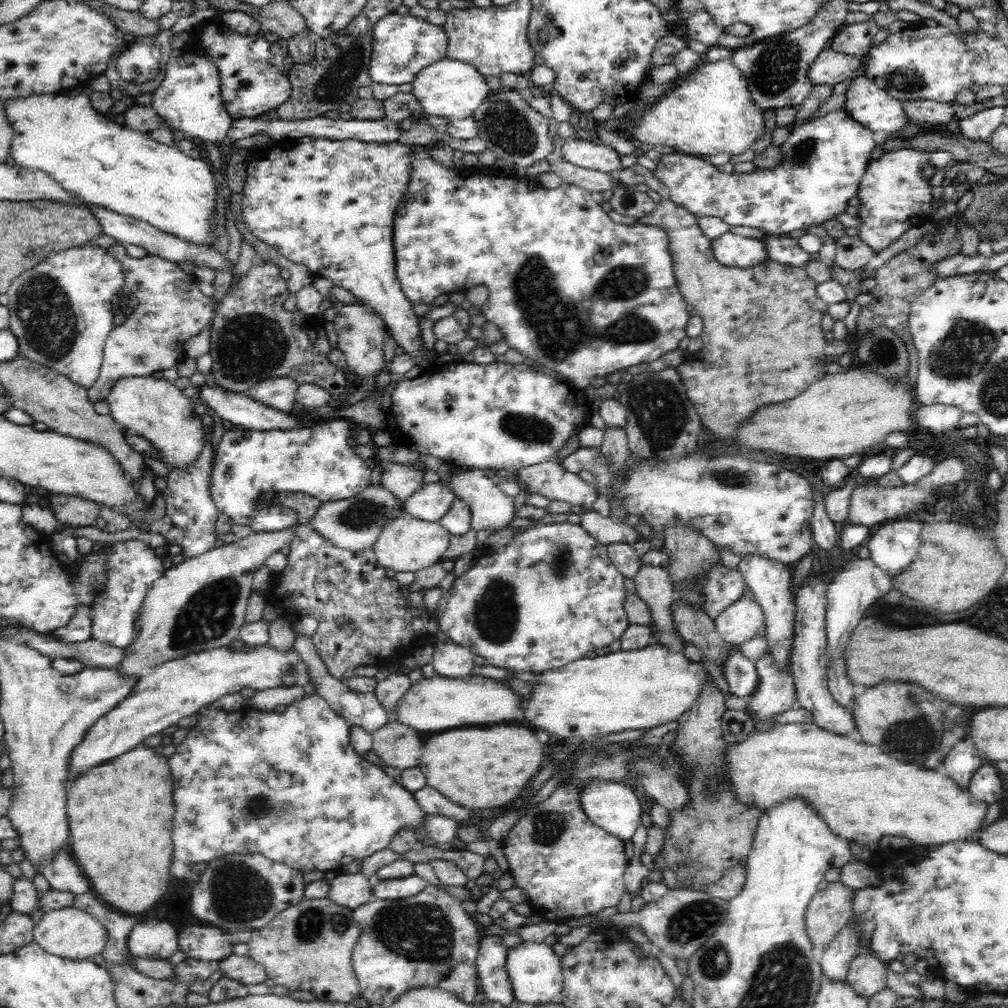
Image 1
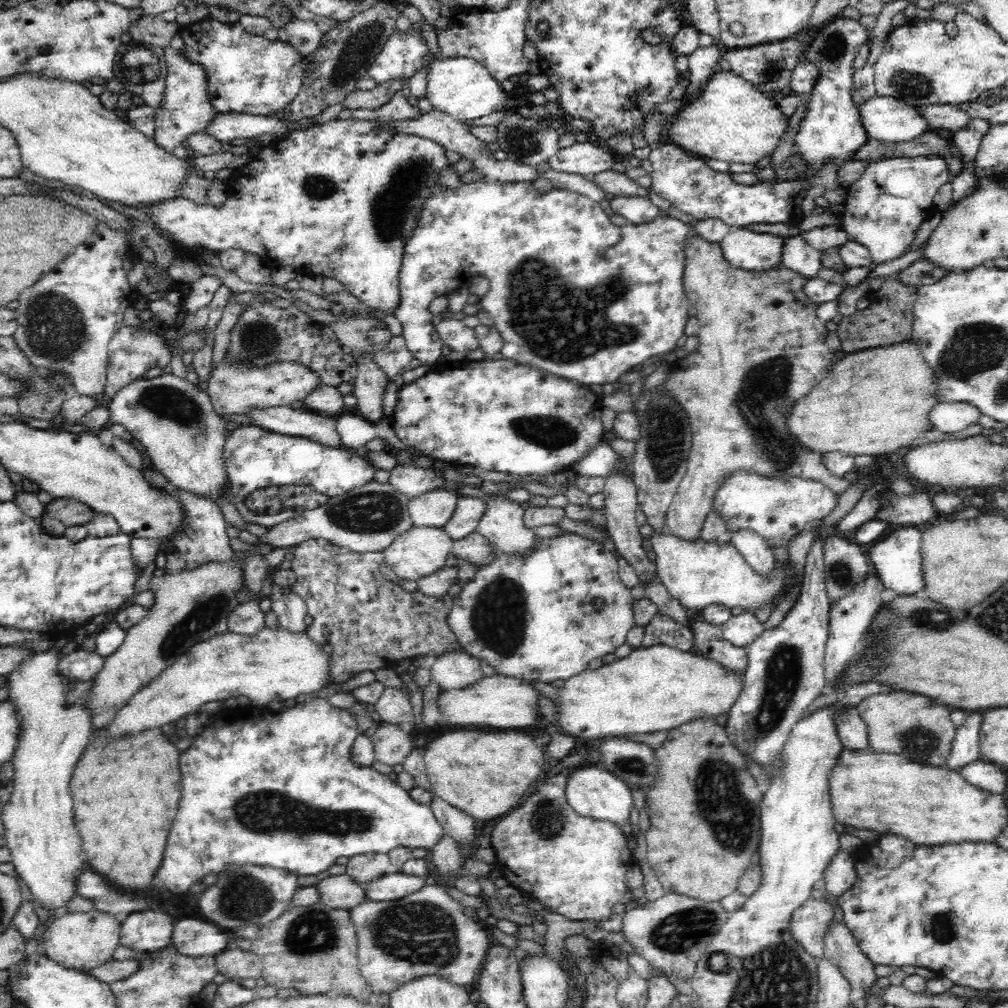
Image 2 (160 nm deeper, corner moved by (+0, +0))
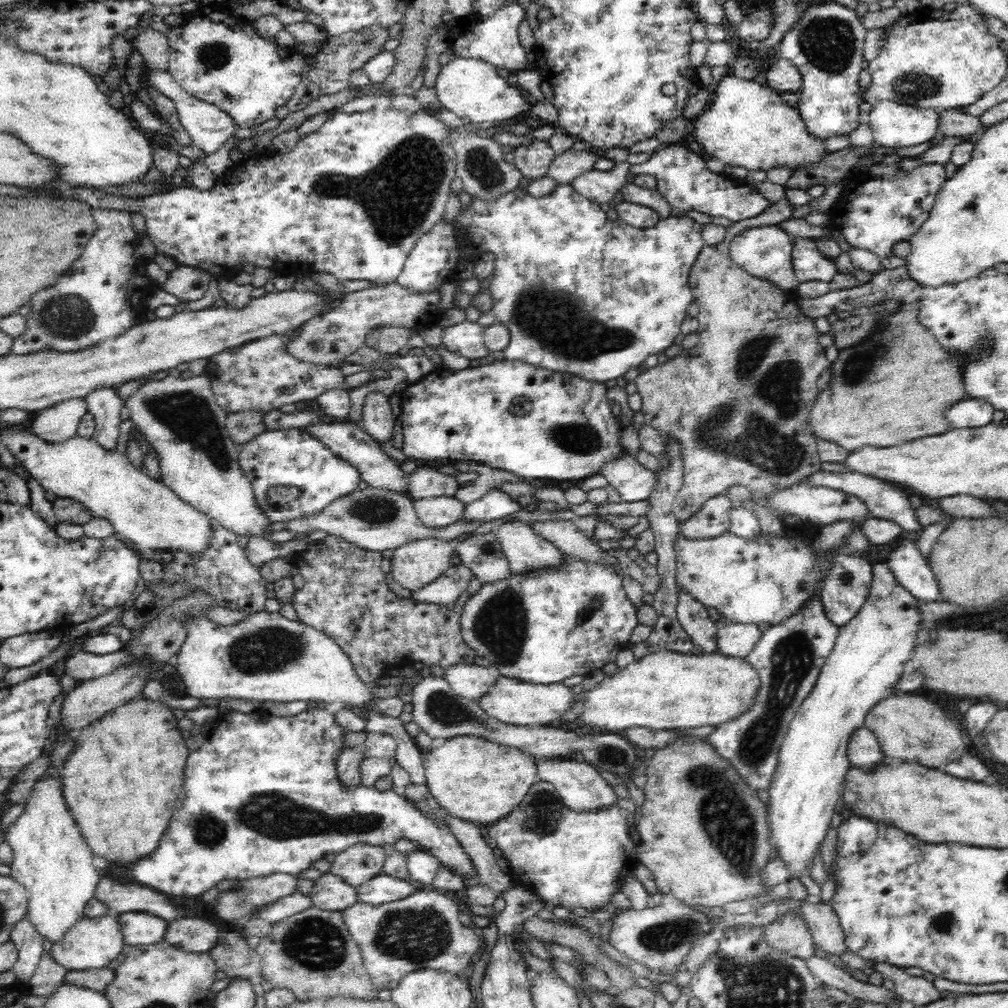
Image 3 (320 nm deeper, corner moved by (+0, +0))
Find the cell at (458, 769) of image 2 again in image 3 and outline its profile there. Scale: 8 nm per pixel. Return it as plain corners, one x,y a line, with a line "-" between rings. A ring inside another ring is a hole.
457,736
444,740
442,746
430,749
425,755
424,767
426,785
438,804
448,815
476,825
490,826
508,816
523,801
529,788
539,781
536,764
537,758
516,748
488,742
475,736

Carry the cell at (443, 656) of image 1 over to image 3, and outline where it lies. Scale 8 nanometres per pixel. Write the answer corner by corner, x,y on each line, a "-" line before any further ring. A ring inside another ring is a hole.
452,664
444,668
444,679
452,690
468,700
476,701
482,694
488,694
489,687
496,682
499,674
493,667
476,664

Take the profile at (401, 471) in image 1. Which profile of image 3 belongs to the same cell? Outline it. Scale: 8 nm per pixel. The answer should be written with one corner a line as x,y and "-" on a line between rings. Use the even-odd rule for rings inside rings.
417,468
409,476
410,495
414,500
423,498
438,498
438,496
455,496
461,486
455,477
442,474
432,468

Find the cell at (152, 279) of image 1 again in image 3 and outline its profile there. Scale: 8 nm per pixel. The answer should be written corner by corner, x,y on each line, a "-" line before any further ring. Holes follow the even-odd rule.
74,398
35,413
29,425
44,442
66,442
77,435
77,426
84,414
88,414
86,400

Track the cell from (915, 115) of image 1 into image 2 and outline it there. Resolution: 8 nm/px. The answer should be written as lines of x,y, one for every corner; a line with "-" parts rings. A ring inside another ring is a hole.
928,104
916,107
918,112
928,121
931,130
948,130
952,133
963,130
964,126
970,122
970,114
962,107
948,104

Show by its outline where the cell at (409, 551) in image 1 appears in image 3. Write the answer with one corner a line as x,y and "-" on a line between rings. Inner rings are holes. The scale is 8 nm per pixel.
418,538
398,546
391,555
393,580
412,593
434,582
451,565
450,558
460,539

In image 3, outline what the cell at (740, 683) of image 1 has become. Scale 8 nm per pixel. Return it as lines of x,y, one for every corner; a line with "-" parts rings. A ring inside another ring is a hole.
679,592
677,597
677,618
692,642
704,653
716,653
718,626
710,620
707,606
692,598
690,593

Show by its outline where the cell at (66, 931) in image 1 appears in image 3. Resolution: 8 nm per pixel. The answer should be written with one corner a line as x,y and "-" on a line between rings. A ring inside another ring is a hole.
110,914
94,918
84,917
74,922
60,938
52,944
52,957
56,963
71,970
90,970
107,966
126,949
124,935
121,933
121,924
117,917

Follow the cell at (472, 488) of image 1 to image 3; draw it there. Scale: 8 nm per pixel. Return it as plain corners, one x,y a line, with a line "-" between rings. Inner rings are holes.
506,517
498,522
489,522
484,531
492,533
500,541
502,551
506,553
510,570
513,574
528,574
530,570
540,570
541,567
557,566
564,558
564,553
552,542
535,533
524,520

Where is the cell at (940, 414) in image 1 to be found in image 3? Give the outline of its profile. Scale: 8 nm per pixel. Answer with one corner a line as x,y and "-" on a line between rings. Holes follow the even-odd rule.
969,398
954,404
944,412
948,430
986,426
992,422
995,409
982,398

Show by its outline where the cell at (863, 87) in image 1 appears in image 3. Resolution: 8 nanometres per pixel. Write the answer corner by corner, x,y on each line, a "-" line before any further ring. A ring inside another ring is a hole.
882,100
872,104
869,116
869,126
873,131
875,144
889,148
914,146
915,144
931,141
939,130
937,109
920,108

